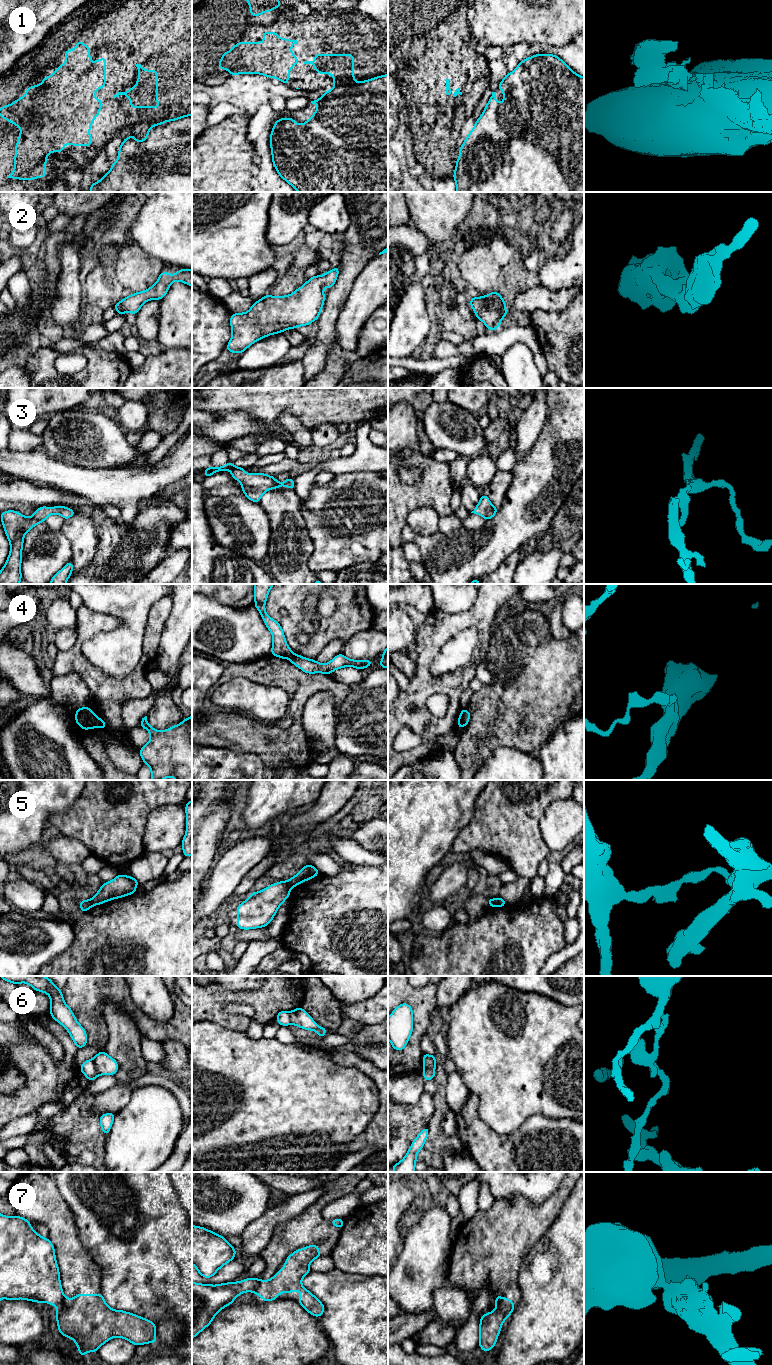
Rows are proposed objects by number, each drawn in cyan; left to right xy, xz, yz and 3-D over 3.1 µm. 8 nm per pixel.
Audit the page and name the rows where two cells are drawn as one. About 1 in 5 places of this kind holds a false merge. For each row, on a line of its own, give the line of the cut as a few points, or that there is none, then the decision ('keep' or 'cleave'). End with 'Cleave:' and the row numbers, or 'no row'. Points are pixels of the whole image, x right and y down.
1: cut in xz along (318, 66), (313, 68); cleave
2: no cut; keep
3: no cut; keep
4: cut in xy along (97, 718), (98, 726); cleave
5: cut in xz along (286, 881), (290, 888); cleave
6: cut in xy along (92, 1059), (95, 1069), (99, 1074); cleave
7: cut in xy along (64, 1295), (57, 1306); cleave
Cleave: 1, 4, 5, 6, 7

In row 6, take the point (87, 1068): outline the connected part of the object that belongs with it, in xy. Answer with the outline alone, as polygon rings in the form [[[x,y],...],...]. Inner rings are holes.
[[[93,1059],[84,1061],[80,1067],[80,1071],[87,1077],[89,1081],[94,1080],[99,1076]]]

